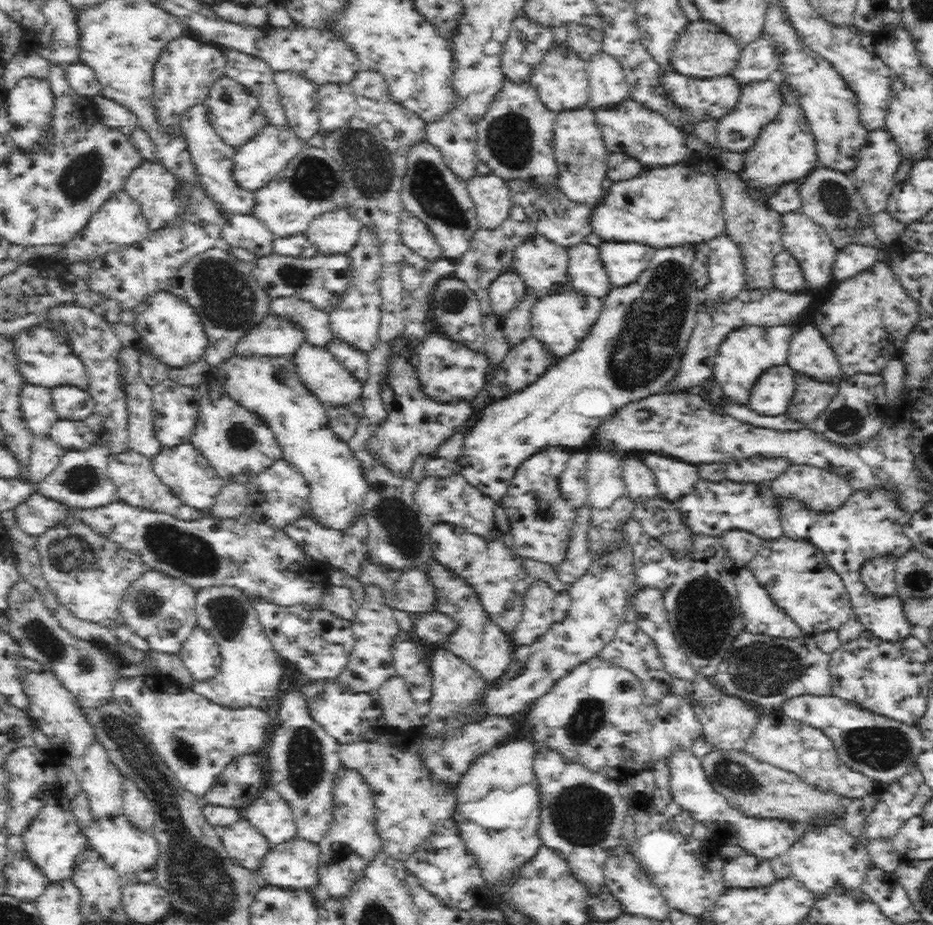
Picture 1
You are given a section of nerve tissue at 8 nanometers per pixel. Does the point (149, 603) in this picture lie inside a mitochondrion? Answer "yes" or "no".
yes

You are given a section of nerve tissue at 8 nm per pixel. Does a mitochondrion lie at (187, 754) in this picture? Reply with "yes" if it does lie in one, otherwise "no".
yes

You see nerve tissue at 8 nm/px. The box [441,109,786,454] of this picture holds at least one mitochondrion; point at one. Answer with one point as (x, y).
(651, 331)

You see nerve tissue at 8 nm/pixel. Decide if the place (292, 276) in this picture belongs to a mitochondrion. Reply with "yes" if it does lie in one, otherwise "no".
yes

